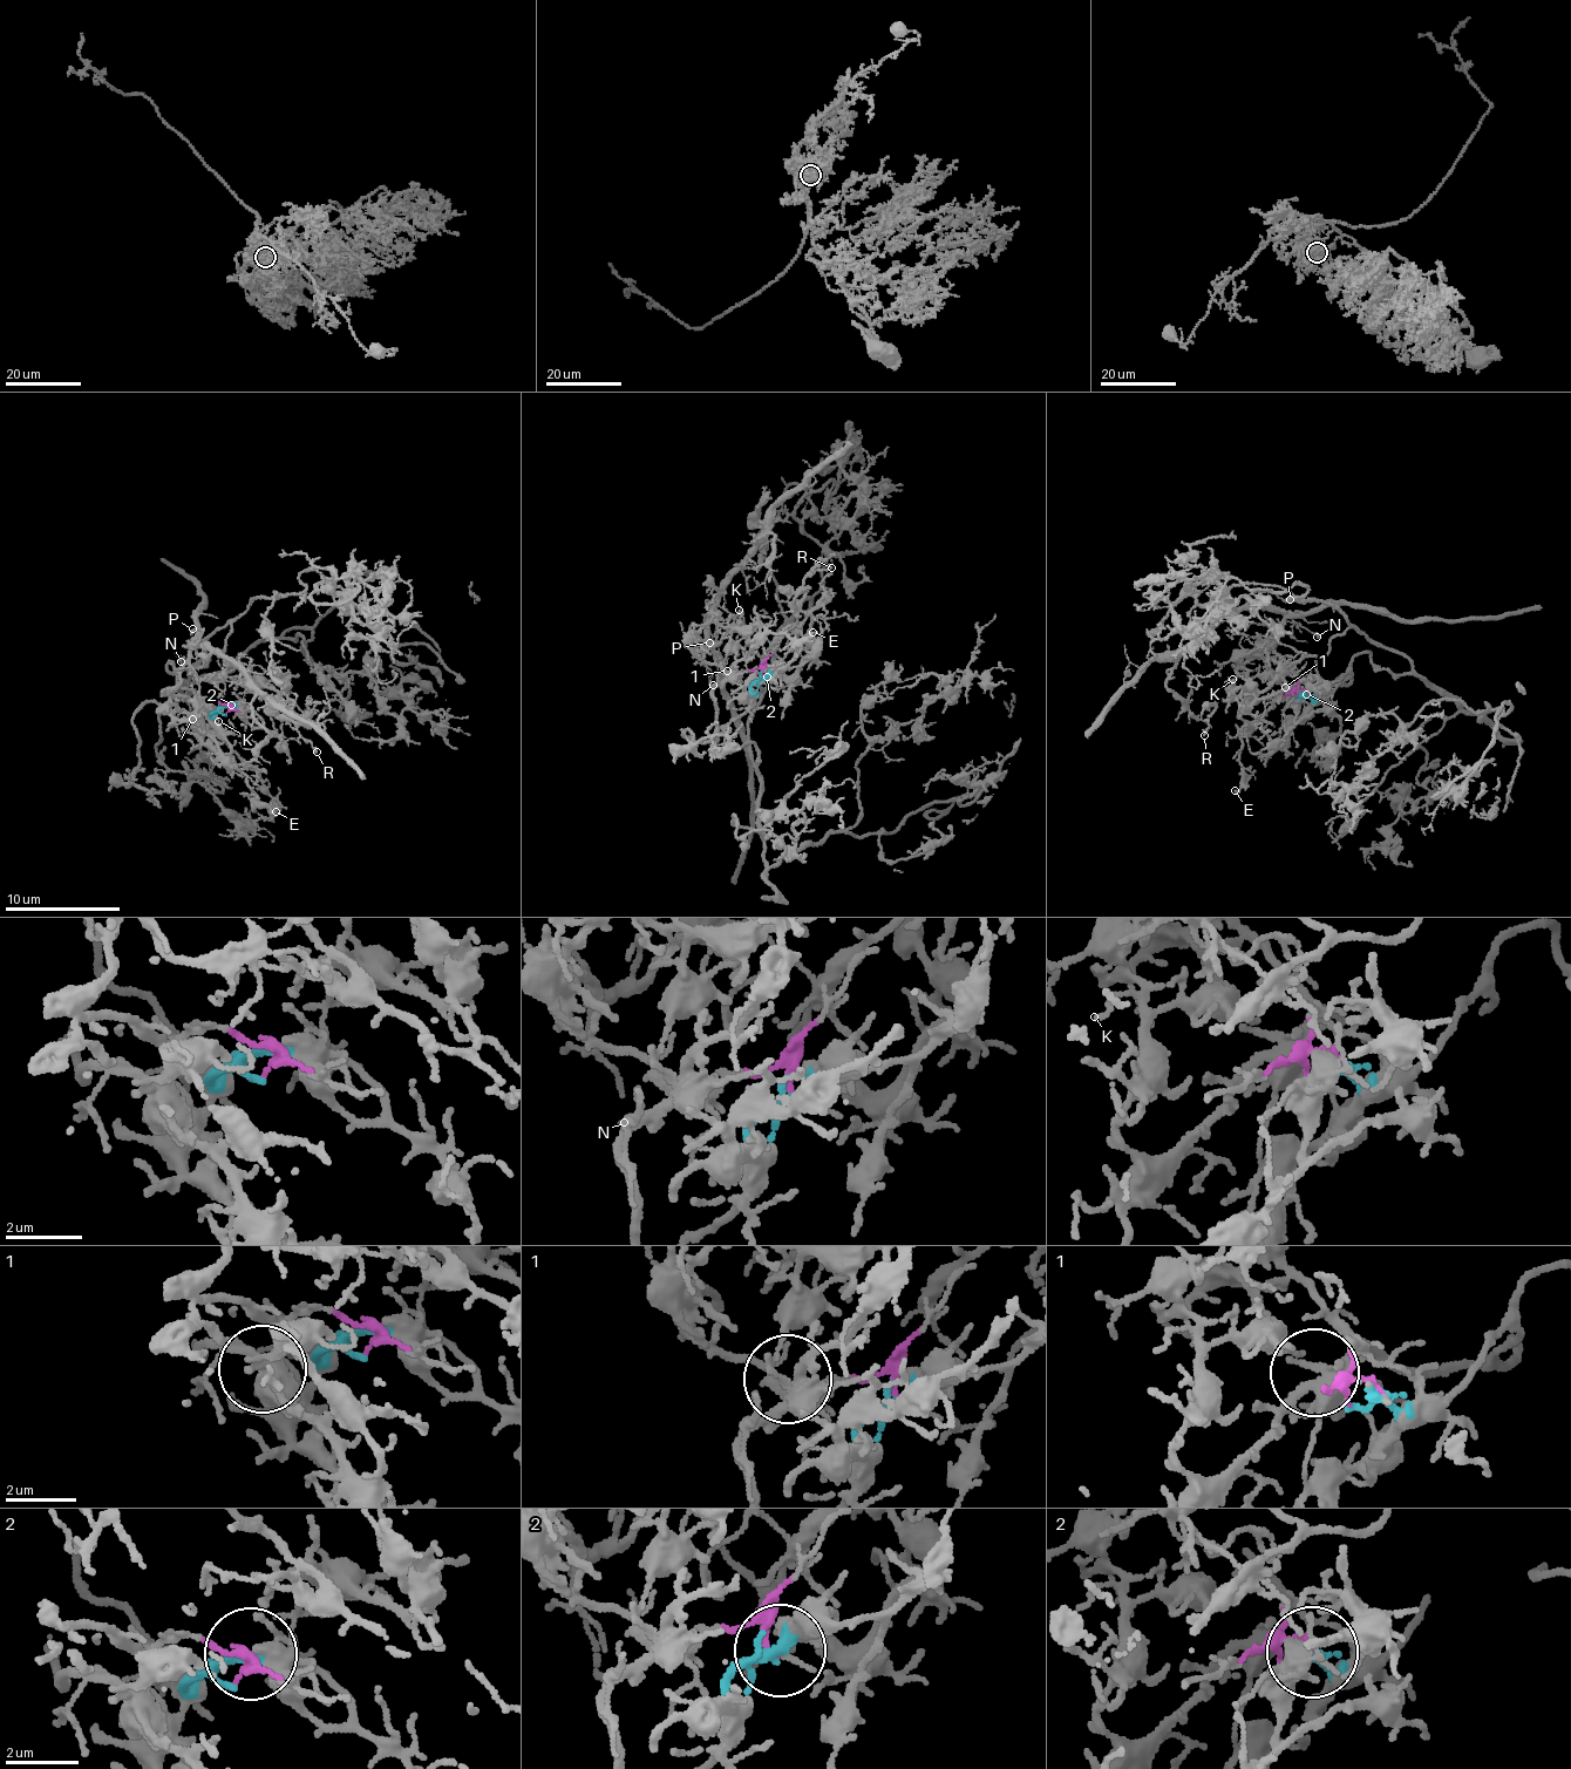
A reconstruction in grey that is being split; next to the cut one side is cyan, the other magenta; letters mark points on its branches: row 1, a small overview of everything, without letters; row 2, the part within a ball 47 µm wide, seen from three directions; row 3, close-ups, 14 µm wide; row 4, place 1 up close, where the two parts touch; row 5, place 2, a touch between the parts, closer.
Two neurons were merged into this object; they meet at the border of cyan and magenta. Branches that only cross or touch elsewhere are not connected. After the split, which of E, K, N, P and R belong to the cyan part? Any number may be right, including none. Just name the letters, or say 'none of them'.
E, K, R

